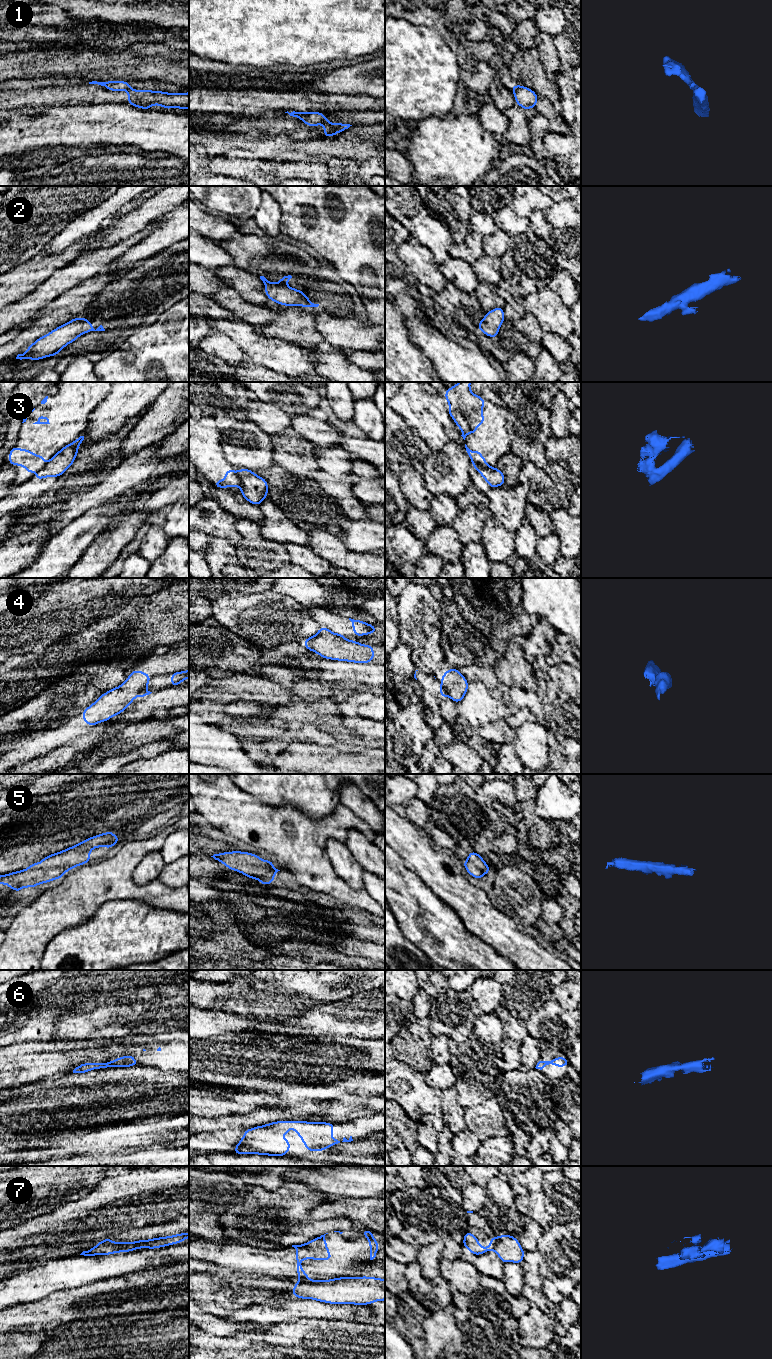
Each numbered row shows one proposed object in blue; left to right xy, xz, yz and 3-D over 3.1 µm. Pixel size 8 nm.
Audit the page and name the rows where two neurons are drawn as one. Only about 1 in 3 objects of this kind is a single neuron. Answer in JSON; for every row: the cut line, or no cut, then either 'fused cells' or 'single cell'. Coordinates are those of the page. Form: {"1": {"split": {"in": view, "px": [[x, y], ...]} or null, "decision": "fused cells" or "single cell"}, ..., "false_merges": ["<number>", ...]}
{"1": {"split": {"in": "xy", "px": [[131, 88], [128, 90]]}, "decision": "fused cells"}, "2": {"split": null, "decision": "single cell"}, "3": {"split": {"in": "yz", "px": [[472, 463], [488, 467]]}, "decision": "fused cells"}, "4": {"split": {"in": "yz", "px": [[441, 683], [446, 694]]}, "decision": "fused cells"}, "5": {"split": null, "decision": "single cell"}, "6": {"split": null, "decision": "single cell"}, "7": {"split": {"in": "yz", "px": [[498, 1237], [493, 1249]]}, "decision": "fused cells"}, "false_merges": ["1", "3", "4", "7"]}

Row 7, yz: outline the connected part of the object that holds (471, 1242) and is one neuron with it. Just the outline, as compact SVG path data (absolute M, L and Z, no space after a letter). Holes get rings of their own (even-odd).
M466 1232L463 1239L463 1245L469 1250L473 1255L481 1255L488 1251L495 1249L498 1237L489 1237L491 1244L488 1247L480 1247L479 1239L470 1232Z

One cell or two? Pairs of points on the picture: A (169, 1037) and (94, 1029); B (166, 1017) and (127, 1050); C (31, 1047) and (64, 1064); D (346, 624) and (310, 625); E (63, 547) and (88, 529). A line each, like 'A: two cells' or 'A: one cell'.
A: one cell
B: two cells
C: one cell
D: two cells
E: one cell

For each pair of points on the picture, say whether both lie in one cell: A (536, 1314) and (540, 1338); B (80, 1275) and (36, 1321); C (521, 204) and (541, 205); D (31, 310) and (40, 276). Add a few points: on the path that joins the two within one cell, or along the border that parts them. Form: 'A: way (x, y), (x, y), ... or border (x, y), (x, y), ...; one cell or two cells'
A: way (536, 1320), (537, 1332); one cell
B: border (90, 1283), (60, 1289), (45, 1297); two cells
C: way (526, 204), (536, 204); one cell
D: border (56, 270), (33, 290), (19, 299); two cells

